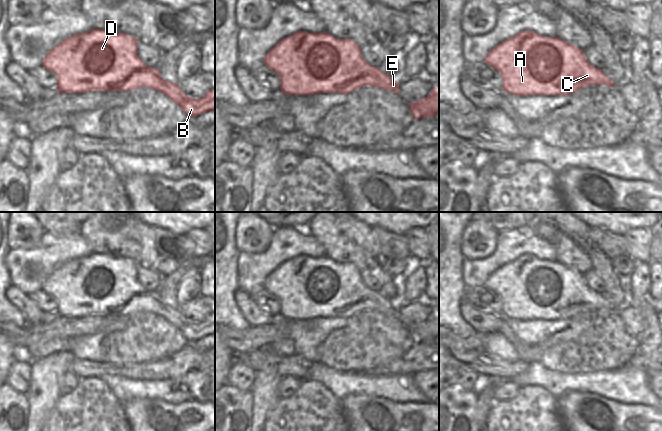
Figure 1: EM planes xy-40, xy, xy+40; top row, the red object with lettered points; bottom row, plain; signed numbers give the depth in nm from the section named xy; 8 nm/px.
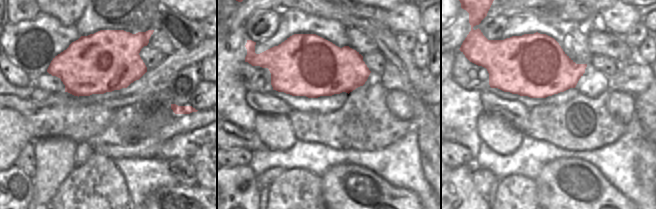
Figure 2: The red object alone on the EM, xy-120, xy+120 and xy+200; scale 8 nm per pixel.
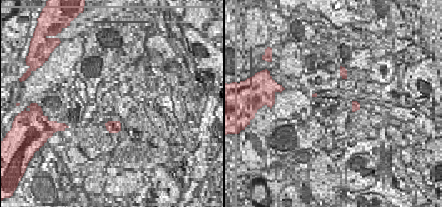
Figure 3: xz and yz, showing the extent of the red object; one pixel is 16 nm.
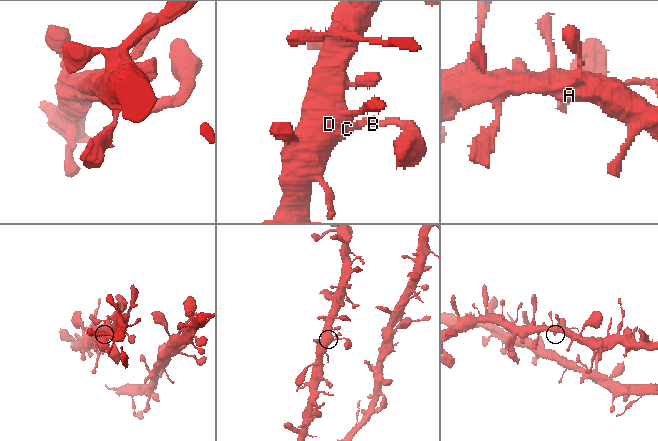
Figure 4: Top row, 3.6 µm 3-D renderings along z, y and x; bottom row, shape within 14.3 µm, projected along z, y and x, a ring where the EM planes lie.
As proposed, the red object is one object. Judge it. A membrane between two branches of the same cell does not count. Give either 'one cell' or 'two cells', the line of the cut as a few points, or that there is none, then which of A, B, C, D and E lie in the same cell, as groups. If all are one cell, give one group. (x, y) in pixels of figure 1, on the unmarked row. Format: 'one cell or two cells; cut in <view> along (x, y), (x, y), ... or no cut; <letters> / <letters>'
one cell; no cut; A B C D E

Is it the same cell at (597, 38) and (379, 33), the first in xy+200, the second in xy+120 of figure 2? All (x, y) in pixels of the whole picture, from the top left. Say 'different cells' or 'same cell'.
different cells

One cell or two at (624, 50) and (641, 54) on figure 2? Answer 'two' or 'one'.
two

